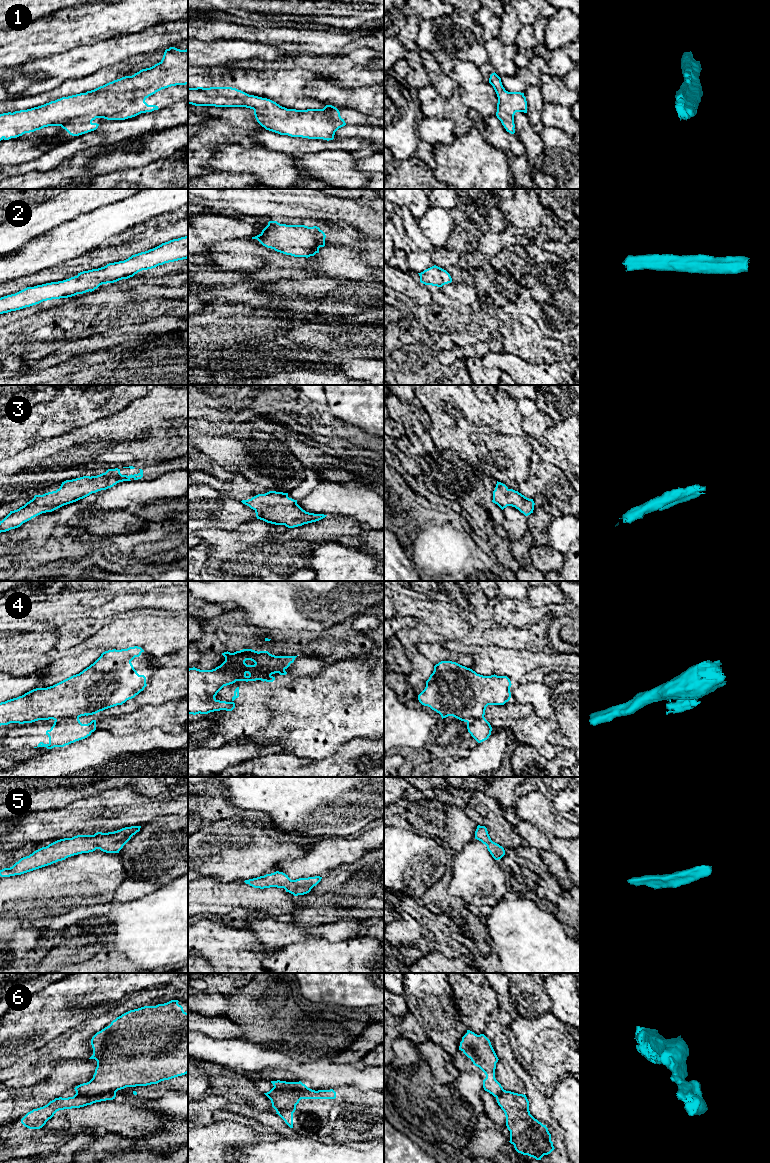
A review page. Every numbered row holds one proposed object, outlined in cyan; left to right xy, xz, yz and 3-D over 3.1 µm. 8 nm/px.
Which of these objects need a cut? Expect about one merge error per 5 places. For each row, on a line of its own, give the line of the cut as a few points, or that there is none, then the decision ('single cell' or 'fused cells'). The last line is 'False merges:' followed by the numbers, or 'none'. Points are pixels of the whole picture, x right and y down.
1: cut none; single cell
2: cut none; single cell
3: cut none; single cell
4: cut none; single cell
5: cut none; single cell
6: cut xy (76, 1091), (86, 1095), (105, 1095), (115, 1092); fused cells
False merges: 6

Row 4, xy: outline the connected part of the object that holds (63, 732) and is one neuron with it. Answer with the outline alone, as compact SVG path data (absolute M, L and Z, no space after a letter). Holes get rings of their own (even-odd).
M134 646L121 650L108 650L89 667L53 686L36 688L22 696L0 703L0 726L10 723L32 723L38 720L53 719L54 724L46 731L49 743L40 742L37 747L64 747L87 738L96 730L96 720L82 724L81 716L96 714L105 709L122 705L134 698L147 686L146 677L139 675L131 661L139 657L144 650ZM34 747L34 748L37 748Z

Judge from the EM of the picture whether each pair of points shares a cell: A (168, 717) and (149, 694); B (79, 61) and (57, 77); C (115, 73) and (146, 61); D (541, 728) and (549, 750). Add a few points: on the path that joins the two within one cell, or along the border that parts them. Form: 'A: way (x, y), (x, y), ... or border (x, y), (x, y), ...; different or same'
A: border (177, 698), (162, 704), (140, 706); different
B: way (74, 64), (70, 64), (62, 72); same
C: way (123, 68), (138, 62); same
D: way (541, 733), (541, 742), (544, 745); same

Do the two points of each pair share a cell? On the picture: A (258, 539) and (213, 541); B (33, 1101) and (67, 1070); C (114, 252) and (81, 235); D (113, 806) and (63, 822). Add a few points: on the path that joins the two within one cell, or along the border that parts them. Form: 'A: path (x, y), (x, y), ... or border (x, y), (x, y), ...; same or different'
A: path (247, 541), (224, 541); same
B: path (41, 1093), (46, 1091), (59, 1078); same
C: border (104, 244), (80, 256); different
D: path (101, 813), (75, 819); same

